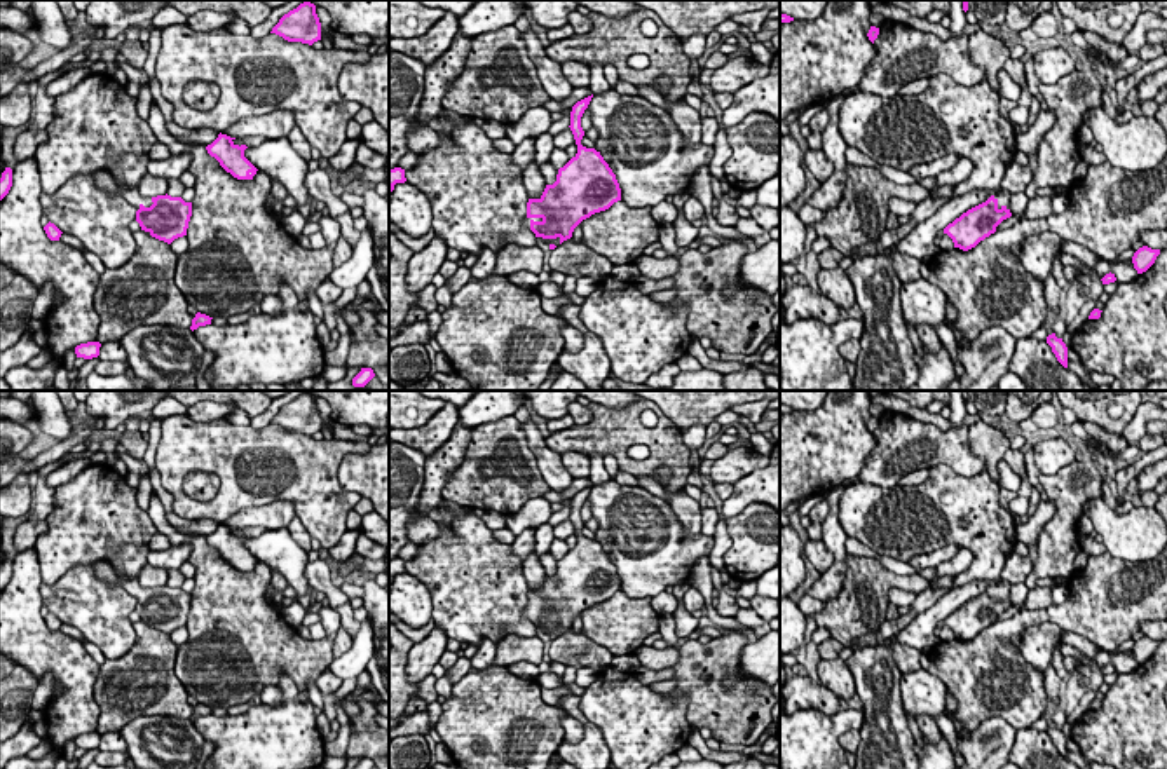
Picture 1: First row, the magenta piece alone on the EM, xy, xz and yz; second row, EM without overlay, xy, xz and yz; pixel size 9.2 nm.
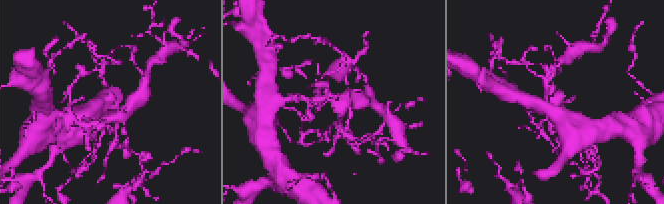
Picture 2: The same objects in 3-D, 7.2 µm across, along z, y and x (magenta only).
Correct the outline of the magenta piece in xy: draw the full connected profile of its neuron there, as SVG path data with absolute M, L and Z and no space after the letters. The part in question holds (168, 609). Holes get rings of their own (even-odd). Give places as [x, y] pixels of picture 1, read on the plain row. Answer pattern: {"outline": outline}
{"outline": "M101 560L92 563L98 579L124 588L136 602L136 612L141 621L152 628L171 635L174 629L187 626L192 607L192 593L181 588L157 586L143 588L138 581L120 581L113 565Z"}

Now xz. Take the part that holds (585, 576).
{"outline": "M593 485L577 492L570 502L570 521L577 544L558 560L556 572L546 575L539 589L529 589L523 616L537 628L537 638L555 640L572 628L574 619L595 603L609 600L621 591L616 565L600 542L581 535L584 521L581 507Z"}

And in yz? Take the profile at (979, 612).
{"outline": "M1010 582L991 586L986 593L968 600L944 619L954 638L968 642L996 623L996 617L1012 607Z"}

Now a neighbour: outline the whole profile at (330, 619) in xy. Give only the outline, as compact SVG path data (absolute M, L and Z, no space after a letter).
M321 607L317 614L326 635L335 635L342 628L340 616L331 607Z

